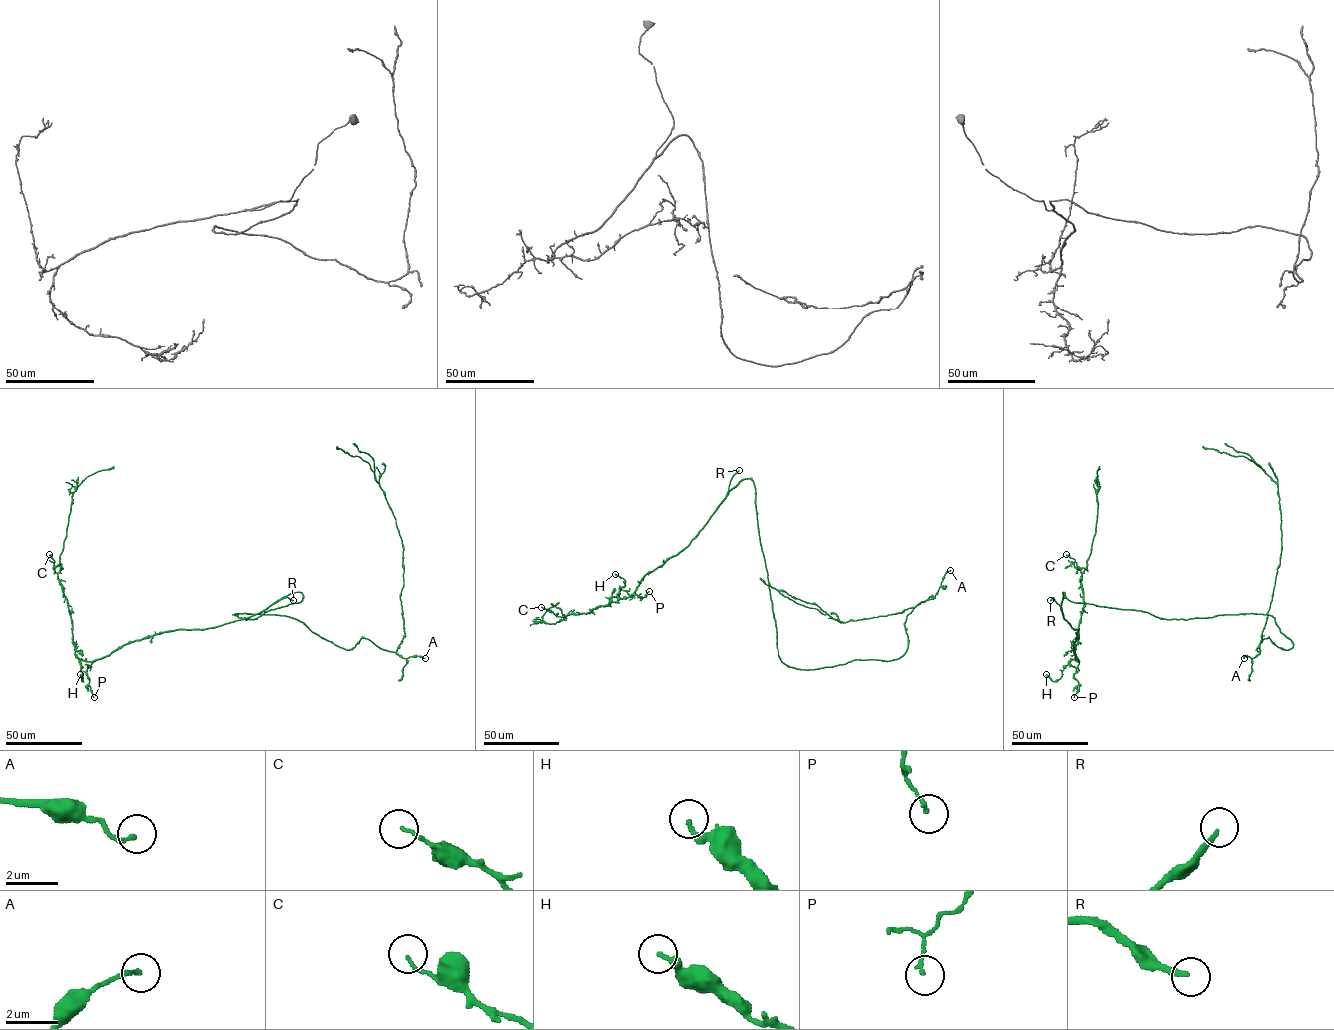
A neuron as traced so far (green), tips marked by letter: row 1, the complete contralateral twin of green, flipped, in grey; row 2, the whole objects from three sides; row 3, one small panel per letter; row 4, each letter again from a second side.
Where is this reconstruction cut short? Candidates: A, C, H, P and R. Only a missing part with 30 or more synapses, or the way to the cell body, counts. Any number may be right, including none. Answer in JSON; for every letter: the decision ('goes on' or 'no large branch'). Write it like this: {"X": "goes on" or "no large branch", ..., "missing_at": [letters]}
{"A": "no large branch", "C": "no large branch", "H": "no large branch", "P": "no large branch", "R": "goes on", "missing_at": ["R"]}

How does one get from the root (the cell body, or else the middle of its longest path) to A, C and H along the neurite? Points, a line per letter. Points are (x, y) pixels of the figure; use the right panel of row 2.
A: (1157, 617), (1187, 620), (1270, 615), (1293, 643), (1285, 650), (1264, 638), (1257, 649), (1259, 653), (1244, 658)
C: (1157, 617), (1073, 602), (1062, 592), (1063, 617), (1078, 629), (1075, 660), (1082, 573), (1066, 554)
H: (1157, 617), (1073, 602), (1062, 592), (1063, 617), (1078, 629), (1078, 661), (1055, 681), (1046, 674)

